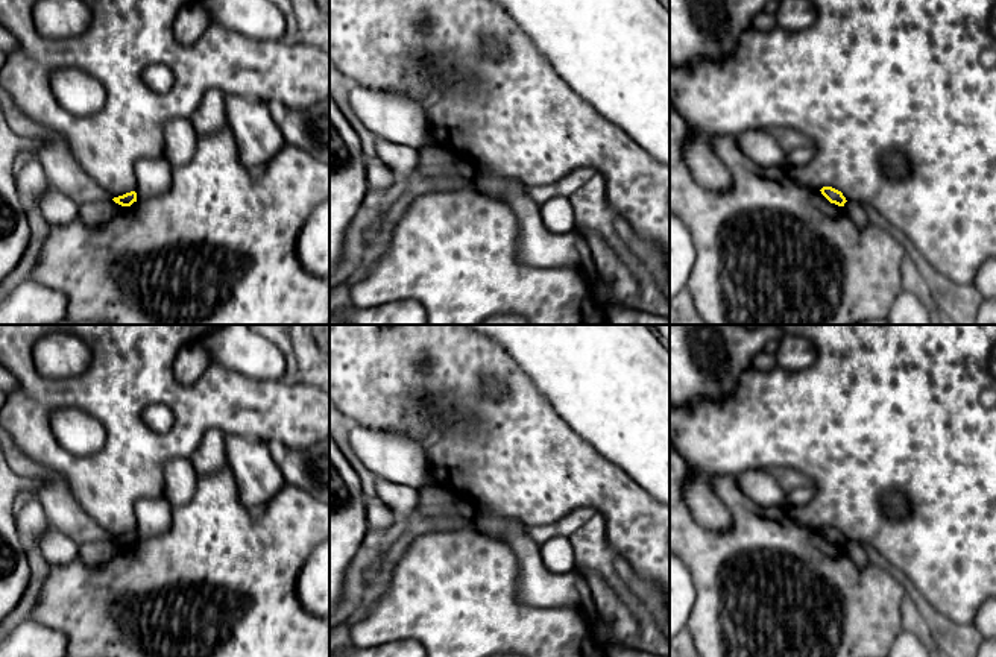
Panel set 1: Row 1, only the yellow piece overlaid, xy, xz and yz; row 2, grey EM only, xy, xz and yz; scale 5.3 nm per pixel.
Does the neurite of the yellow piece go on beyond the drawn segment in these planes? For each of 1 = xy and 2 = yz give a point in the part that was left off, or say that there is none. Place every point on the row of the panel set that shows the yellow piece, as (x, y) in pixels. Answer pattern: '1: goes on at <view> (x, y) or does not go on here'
1: does not go on here
2: does not go on here

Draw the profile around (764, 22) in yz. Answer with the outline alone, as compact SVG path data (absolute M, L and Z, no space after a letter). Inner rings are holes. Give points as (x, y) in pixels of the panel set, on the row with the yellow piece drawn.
M765 11L759 12L752 23L752 27L761 32L768 32L774 29L776 26L777 26L776 15Z

